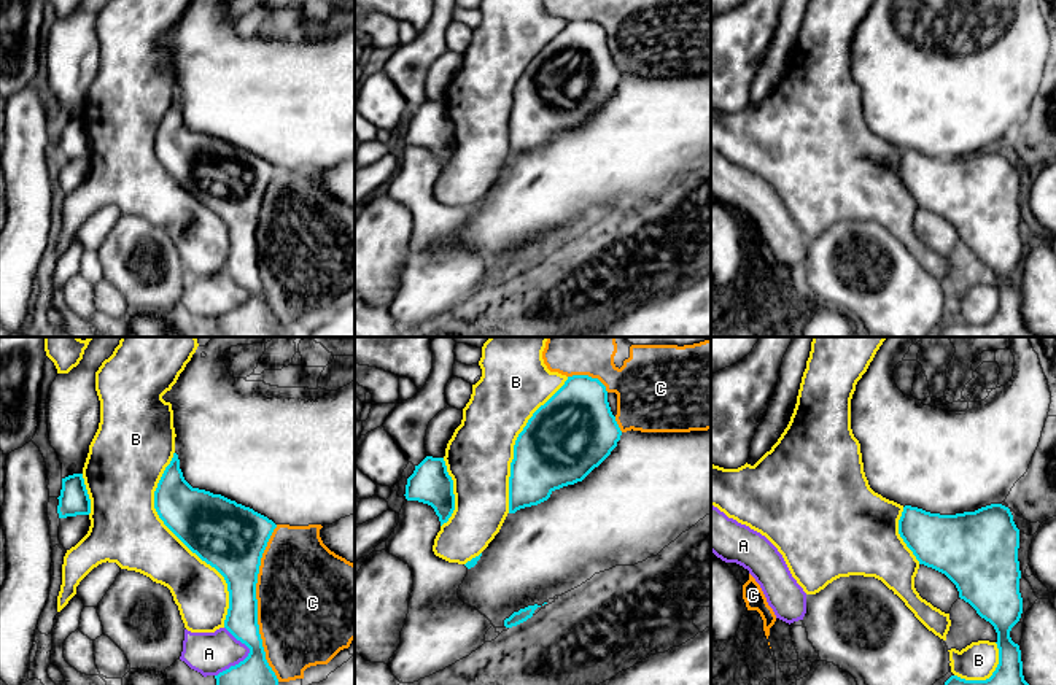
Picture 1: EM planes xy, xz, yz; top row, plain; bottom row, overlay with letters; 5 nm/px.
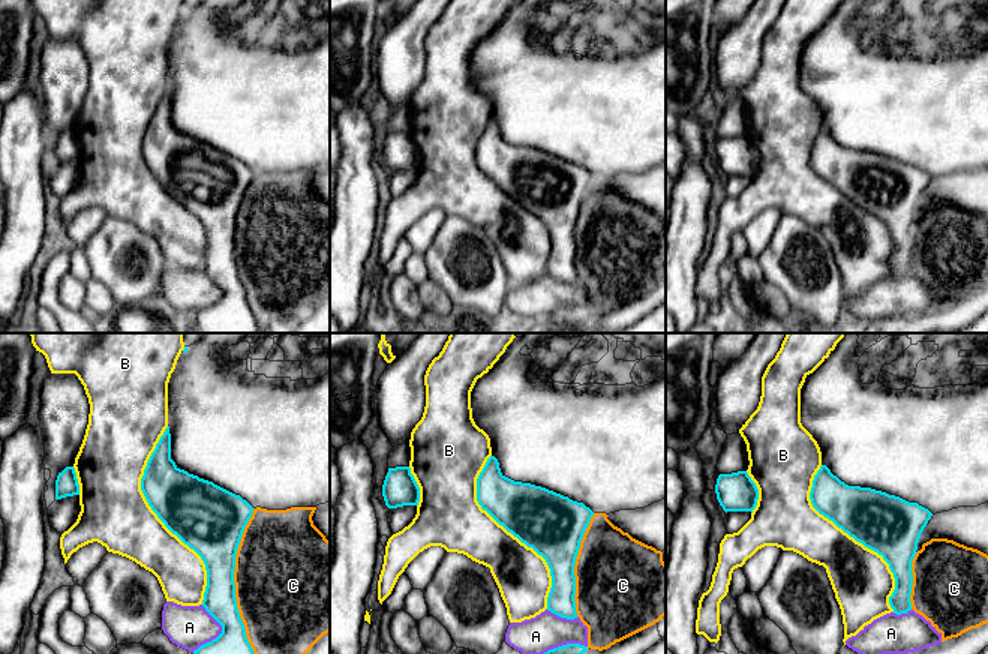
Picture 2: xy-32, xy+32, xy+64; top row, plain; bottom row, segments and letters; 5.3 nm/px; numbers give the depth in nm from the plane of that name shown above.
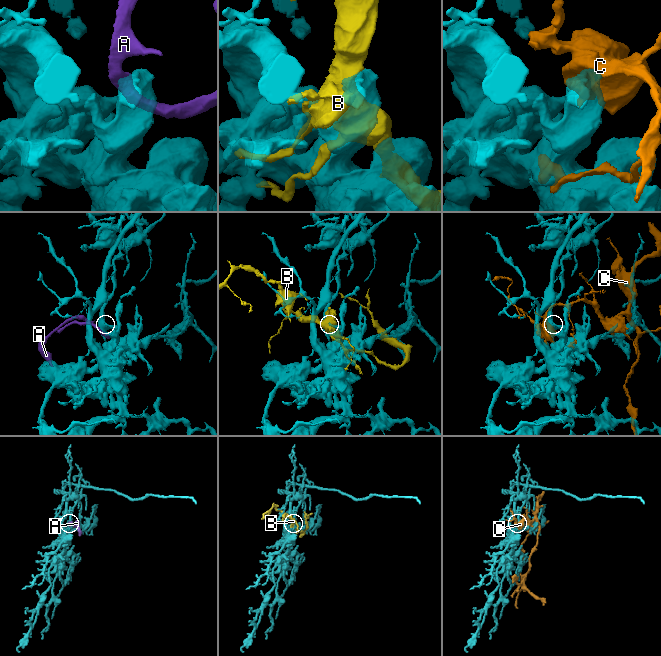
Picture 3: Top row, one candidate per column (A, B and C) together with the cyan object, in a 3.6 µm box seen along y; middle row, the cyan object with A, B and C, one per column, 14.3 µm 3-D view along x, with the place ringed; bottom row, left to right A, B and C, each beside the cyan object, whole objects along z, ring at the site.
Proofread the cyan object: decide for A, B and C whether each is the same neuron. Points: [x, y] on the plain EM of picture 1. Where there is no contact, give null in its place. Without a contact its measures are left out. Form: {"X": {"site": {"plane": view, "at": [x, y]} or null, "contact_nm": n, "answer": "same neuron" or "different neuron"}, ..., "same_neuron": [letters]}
{"A": {"site": {"plane": "xy", "at": [247, 301]}, "contact_nm": 260, "answer": "different neuron"}, "B": {"site": {"plane": "xy", "at": [183, 186]}, "contact_nm": 900, "answer": "different neuron"}, "C": {"site": {"plane": "xy", "at": [256, 247]}, "contact_nm": 800, "answer": "different neuron"}, "same_neuron": []}

